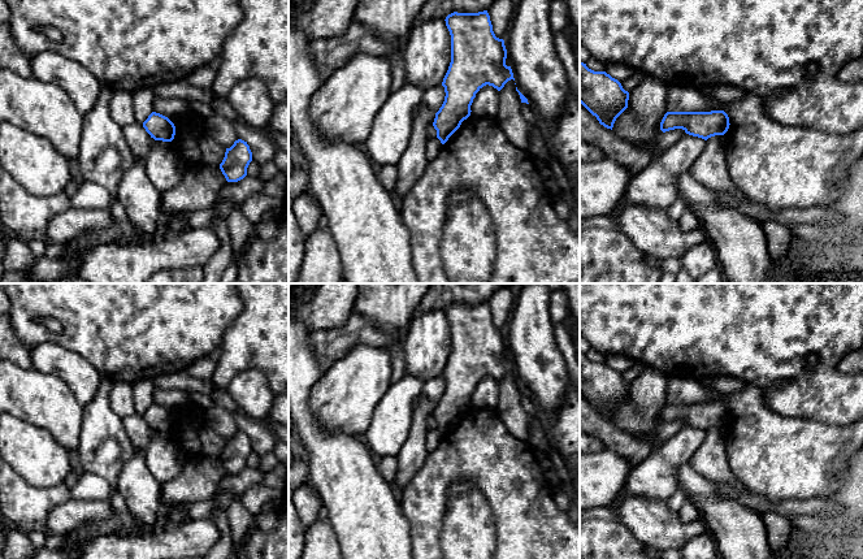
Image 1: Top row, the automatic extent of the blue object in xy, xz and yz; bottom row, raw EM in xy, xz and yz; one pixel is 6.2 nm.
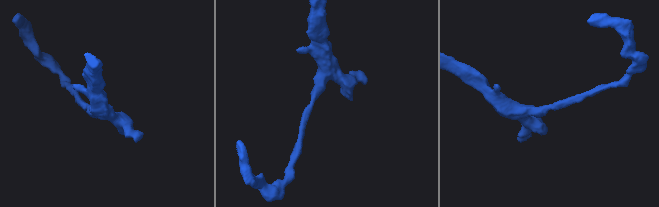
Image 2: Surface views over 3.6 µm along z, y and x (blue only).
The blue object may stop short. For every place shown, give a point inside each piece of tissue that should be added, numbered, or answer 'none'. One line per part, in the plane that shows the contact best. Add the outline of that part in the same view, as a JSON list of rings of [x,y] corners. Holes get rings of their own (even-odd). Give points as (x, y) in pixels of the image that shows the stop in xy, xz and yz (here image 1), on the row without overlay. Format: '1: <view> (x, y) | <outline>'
none

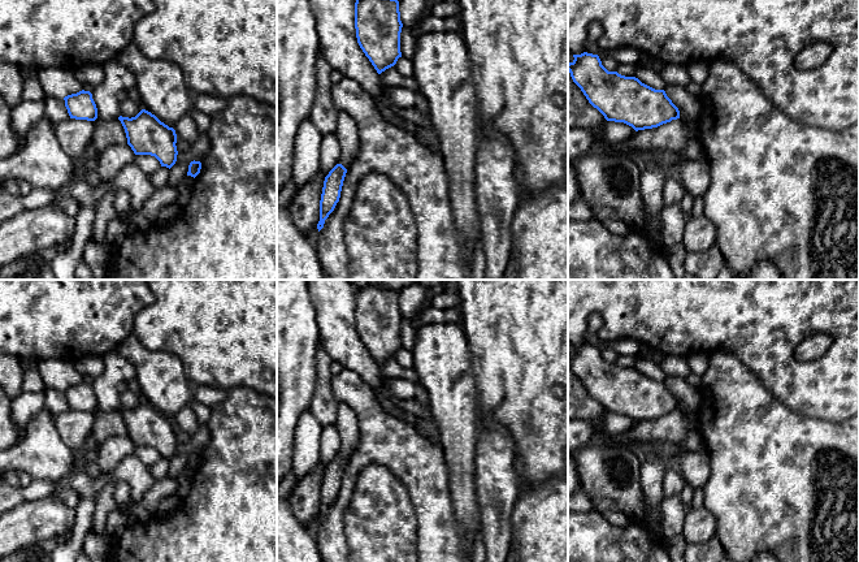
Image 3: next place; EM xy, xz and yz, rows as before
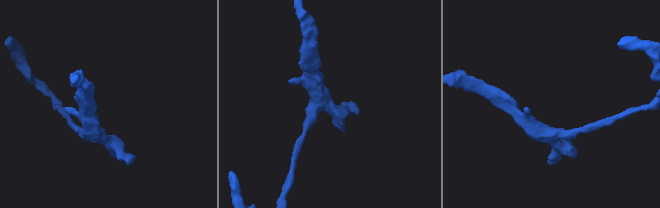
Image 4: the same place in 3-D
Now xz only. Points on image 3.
none

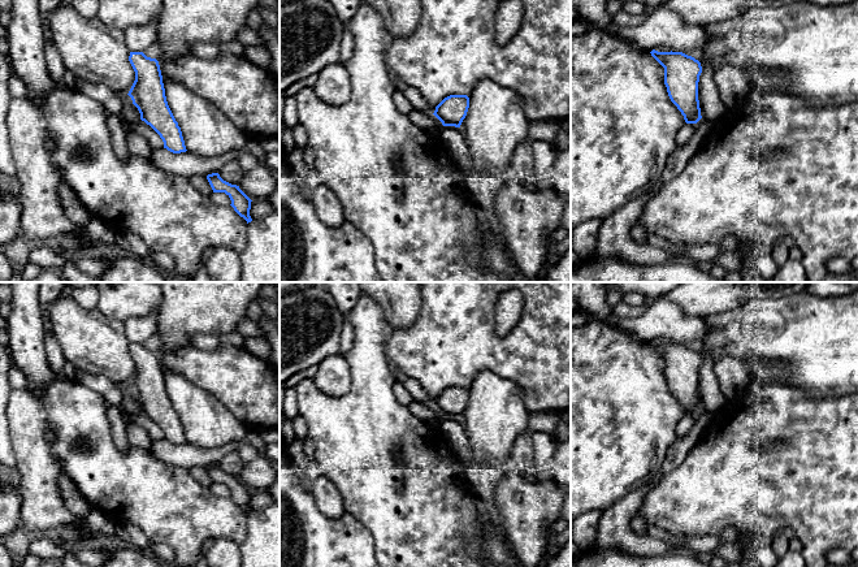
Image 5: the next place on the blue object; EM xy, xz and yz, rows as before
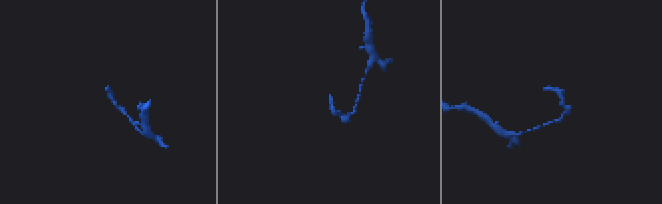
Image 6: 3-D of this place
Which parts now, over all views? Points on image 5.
none

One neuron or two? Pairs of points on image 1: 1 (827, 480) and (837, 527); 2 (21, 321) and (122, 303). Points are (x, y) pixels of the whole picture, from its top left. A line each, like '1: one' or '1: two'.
1: two
2: one

